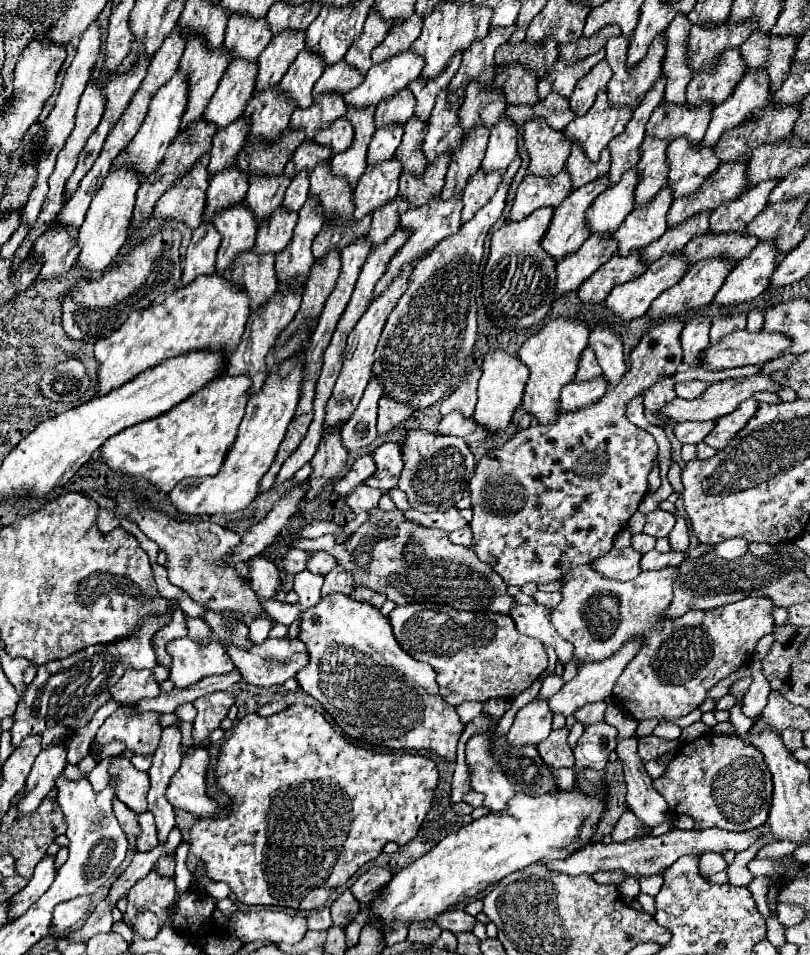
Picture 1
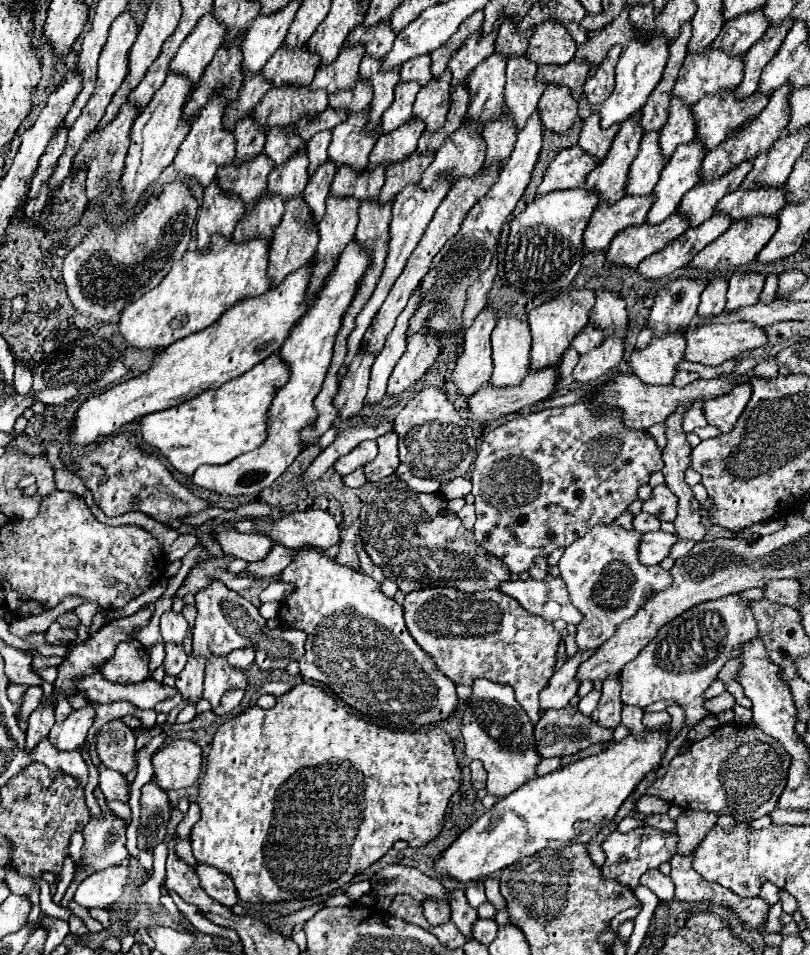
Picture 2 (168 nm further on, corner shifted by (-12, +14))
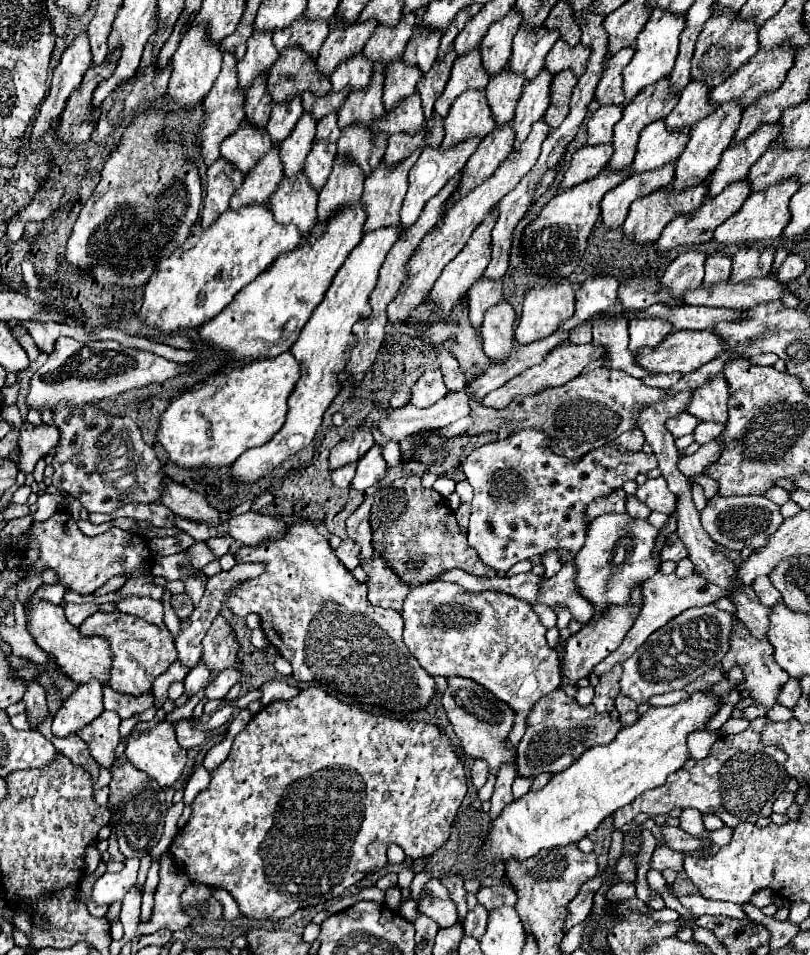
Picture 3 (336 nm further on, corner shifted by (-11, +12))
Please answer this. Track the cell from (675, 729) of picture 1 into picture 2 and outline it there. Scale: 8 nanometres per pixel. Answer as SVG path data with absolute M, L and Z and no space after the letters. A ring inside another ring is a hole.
M659 711L659 713L645 713L645 715L643 715L643 725L645 725L647 729L667 725L669 721L671 721L671 715L669 715L667 711Z

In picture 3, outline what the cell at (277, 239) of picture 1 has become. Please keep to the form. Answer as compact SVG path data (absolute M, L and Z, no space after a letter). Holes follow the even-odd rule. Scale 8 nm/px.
M304 113L300 117L300 123L296 125L296 131L292 131L292 135L280 145L280 159L284 165L284 175L288 179L296 177L298 171L304 169L304 161L314 143L314 131L316 121Z

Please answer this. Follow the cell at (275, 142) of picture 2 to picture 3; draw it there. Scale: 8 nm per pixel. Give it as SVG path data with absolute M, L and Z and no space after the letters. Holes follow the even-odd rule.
M294 99L292 103L280 103L280 105L272 107L272 115L270 115L266 131L268 131L274 147L278 147L294 131L302 113L304 113L304 109L298 99Z

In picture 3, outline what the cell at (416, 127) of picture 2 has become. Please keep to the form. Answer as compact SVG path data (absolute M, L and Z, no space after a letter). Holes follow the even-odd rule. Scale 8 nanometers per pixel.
M414 93L404 103L392 111L392 115L384 115L380 123L372 129L374 135L394 135L394 133L408 133L418 135L424 129L424 115L420 107L420 97Z

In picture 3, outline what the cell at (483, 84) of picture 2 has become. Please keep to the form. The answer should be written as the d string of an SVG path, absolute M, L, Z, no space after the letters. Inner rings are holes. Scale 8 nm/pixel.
M512 9L500 23L494 23L488 29L488 35L480 43L482 67L490 77L500 75L510 59L512 51L512 37L518 33L520 15Z

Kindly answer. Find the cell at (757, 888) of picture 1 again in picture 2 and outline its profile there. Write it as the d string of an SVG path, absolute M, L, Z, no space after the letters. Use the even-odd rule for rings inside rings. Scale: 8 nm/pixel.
M781 903L770 907L764 933L779 933L781 931L783 927L780 921L781 913L783 913L783 911L781 911Z

